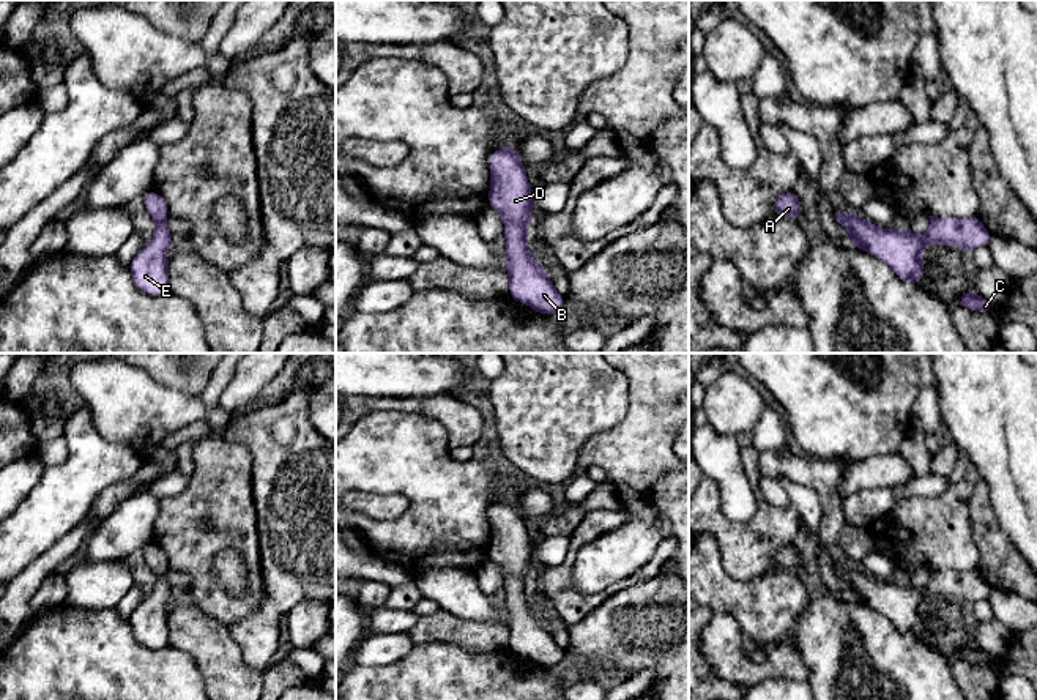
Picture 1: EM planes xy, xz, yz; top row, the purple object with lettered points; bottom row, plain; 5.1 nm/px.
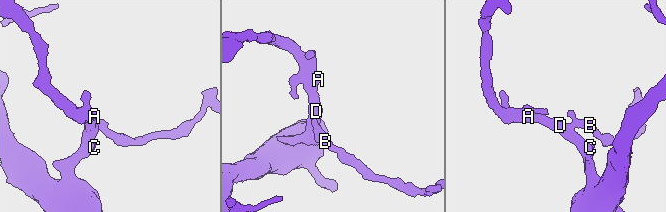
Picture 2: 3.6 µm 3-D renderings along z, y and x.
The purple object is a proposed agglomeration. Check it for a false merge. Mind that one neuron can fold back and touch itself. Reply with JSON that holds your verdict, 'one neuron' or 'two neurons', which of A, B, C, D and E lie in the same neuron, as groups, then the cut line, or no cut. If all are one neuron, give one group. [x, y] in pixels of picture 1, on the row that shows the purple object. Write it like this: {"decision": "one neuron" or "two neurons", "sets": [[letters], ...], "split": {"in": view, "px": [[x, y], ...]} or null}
{"decision": "one neuron", "sets": [["A", "B", "C", "D", "E"]], "split": null}

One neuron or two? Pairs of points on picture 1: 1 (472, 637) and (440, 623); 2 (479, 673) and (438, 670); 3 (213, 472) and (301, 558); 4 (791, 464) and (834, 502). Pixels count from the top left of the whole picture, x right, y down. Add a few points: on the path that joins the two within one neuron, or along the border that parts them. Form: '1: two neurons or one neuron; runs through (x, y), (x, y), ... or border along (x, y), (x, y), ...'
1: one neuron; runs through (464, 632), (448, 628)
2: one neuron; runs through (470, 673), (448, 672)
3: two neurons; border along (252, 478), (256, 533), (260, 551)
4: one neuron; runs through (802, 470), (826, 491)

